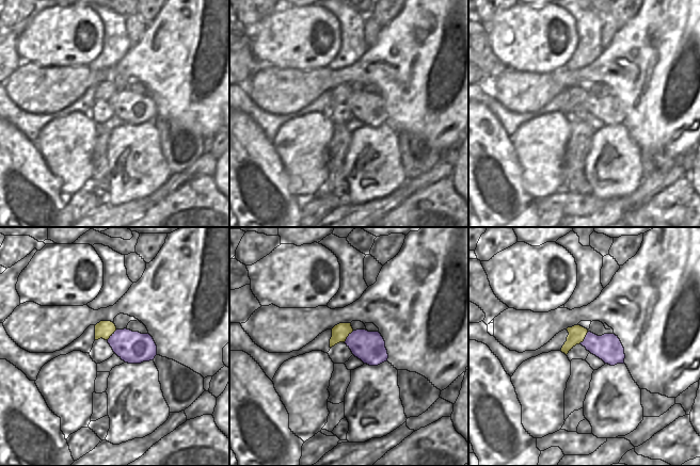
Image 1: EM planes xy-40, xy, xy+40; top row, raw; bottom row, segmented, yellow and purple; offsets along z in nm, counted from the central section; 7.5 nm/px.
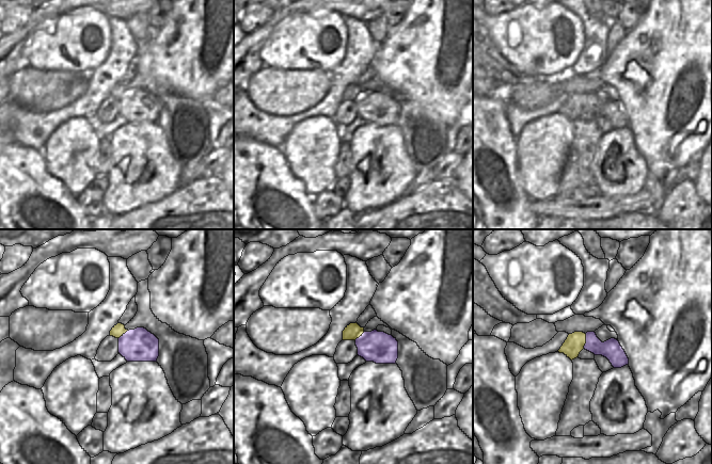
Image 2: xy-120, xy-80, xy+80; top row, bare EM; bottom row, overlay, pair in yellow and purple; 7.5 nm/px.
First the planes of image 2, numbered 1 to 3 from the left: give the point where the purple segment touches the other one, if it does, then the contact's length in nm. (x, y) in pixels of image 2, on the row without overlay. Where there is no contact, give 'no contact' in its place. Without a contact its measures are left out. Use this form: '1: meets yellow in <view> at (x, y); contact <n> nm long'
1: meets yellow in xy-120 at (123, 94); contact 100 nm long
2: meets yellow in xy-80 at (359, 97); contact 100 nm long
3: meets yellow in xy+80 at (585, 102); contact 110 nm long

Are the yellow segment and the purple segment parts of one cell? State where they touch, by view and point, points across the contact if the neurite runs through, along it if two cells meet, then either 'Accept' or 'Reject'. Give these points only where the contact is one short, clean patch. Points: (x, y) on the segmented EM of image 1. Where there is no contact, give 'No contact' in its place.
Touches yellow at xy+40 (584, 338). Path across: xy+40 (576, 335), (584, 338), (598, 346), (608, 348). Accept

